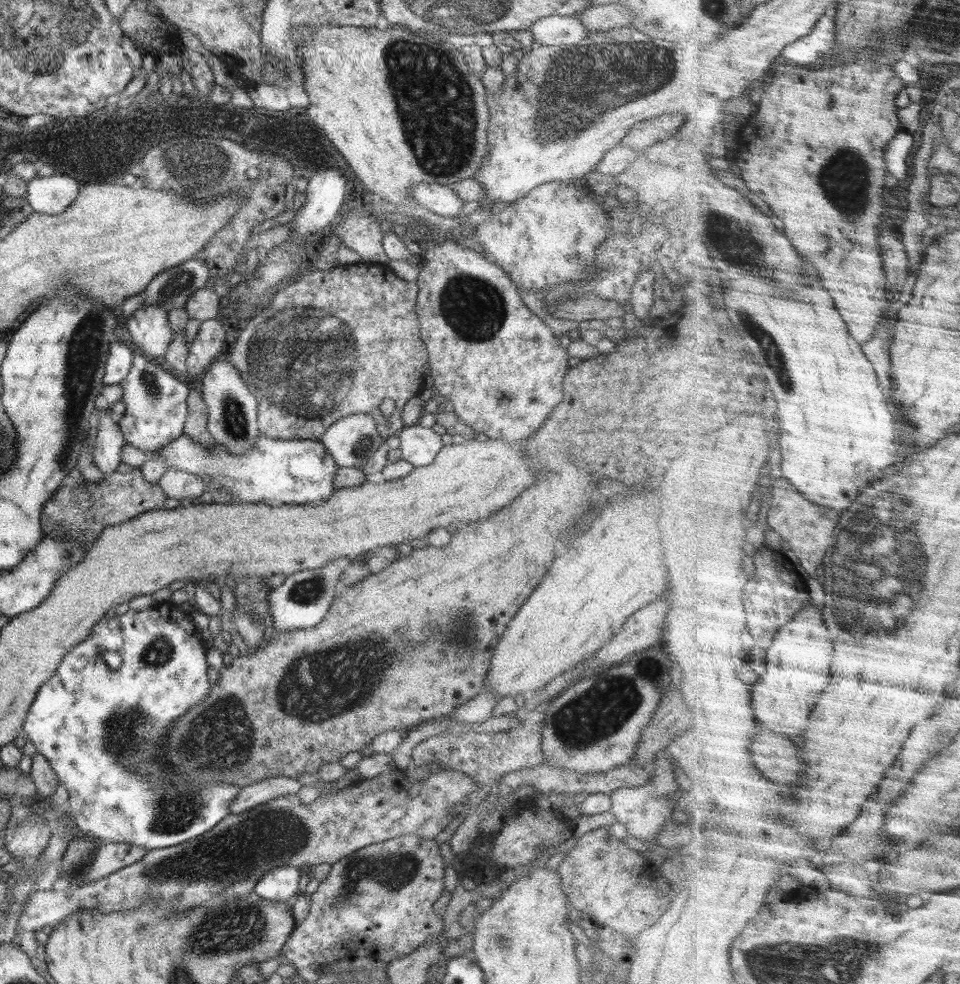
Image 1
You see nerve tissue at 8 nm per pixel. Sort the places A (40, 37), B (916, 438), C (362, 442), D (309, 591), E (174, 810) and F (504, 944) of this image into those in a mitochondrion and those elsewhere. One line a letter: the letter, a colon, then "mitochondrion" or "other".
A: mitochondrion
B: other
C: mitochondrion
D: mitochondrion
E: mitochondrion
F: mitochondrion

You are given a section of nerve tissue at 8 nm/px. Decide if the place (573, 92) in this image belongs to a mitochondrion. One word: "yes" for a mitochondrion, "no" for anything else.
yes

